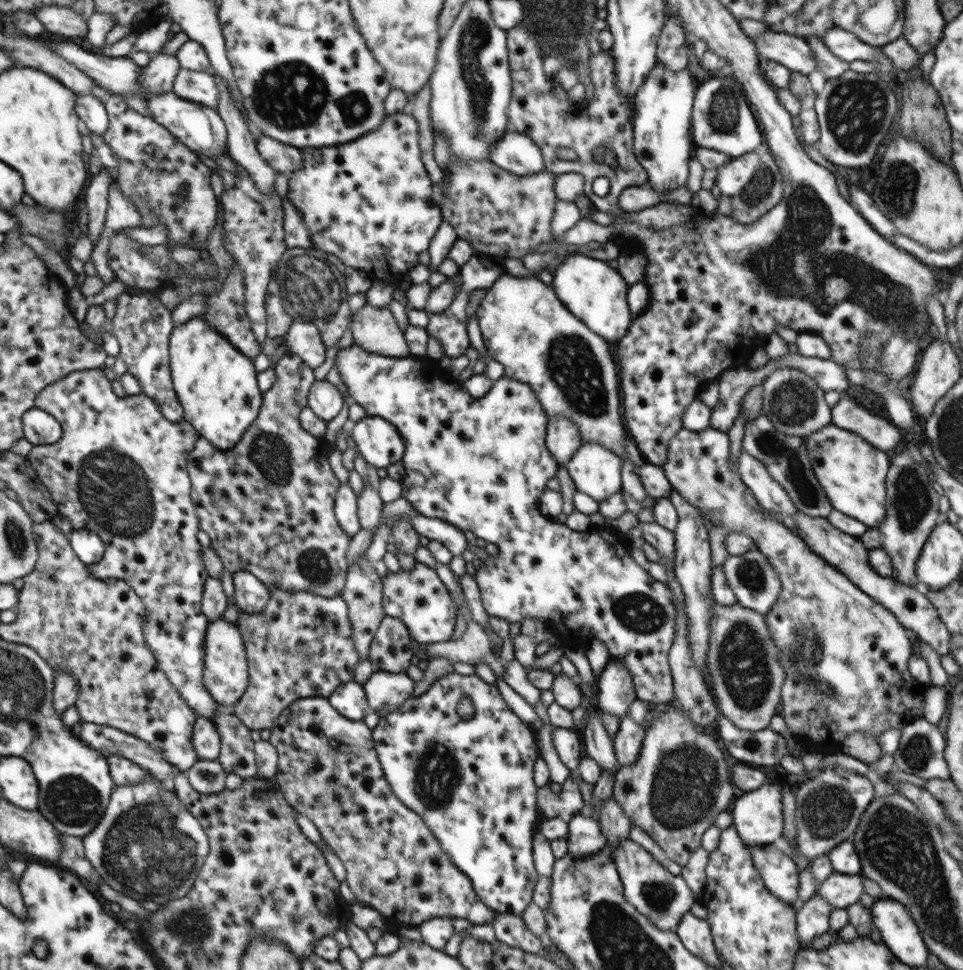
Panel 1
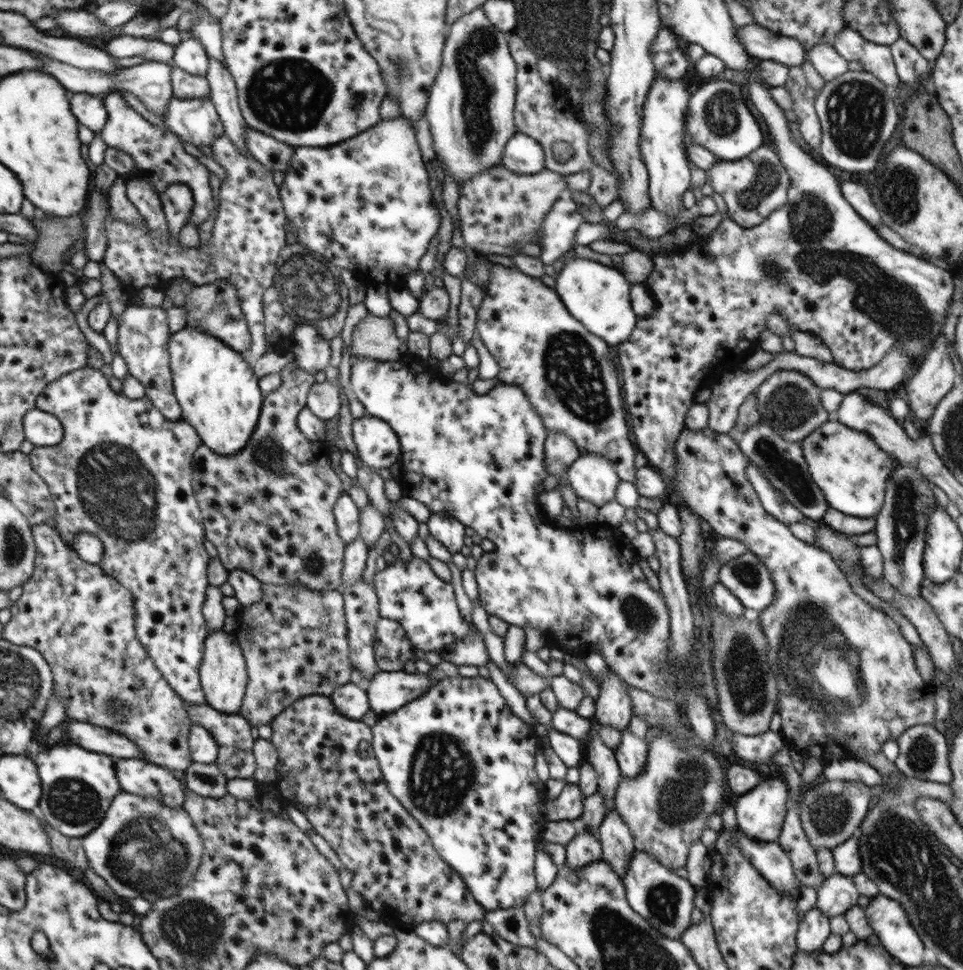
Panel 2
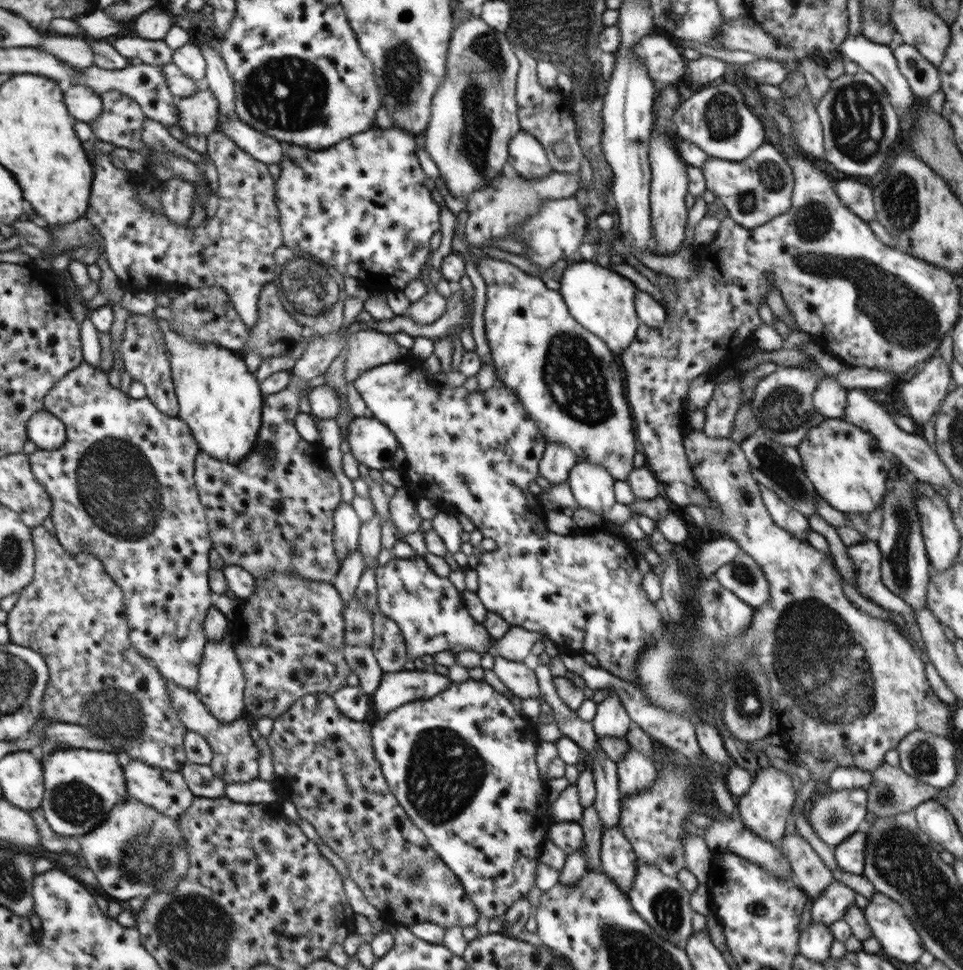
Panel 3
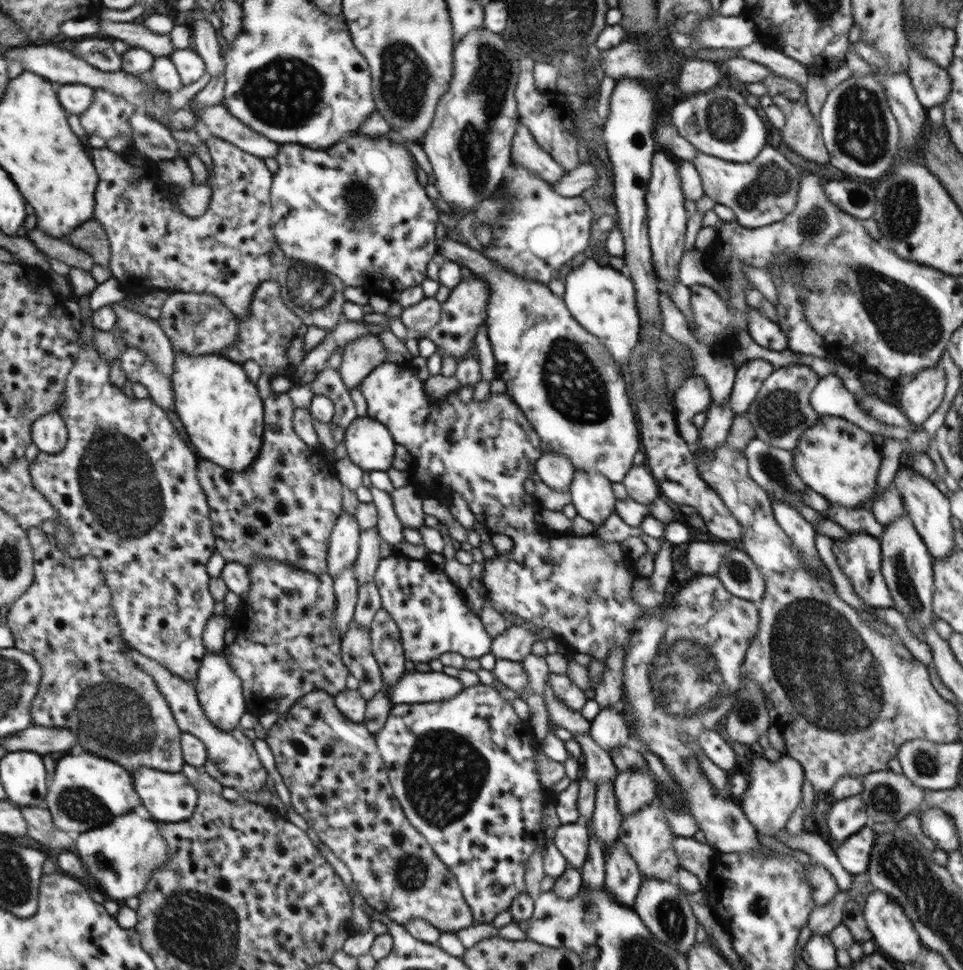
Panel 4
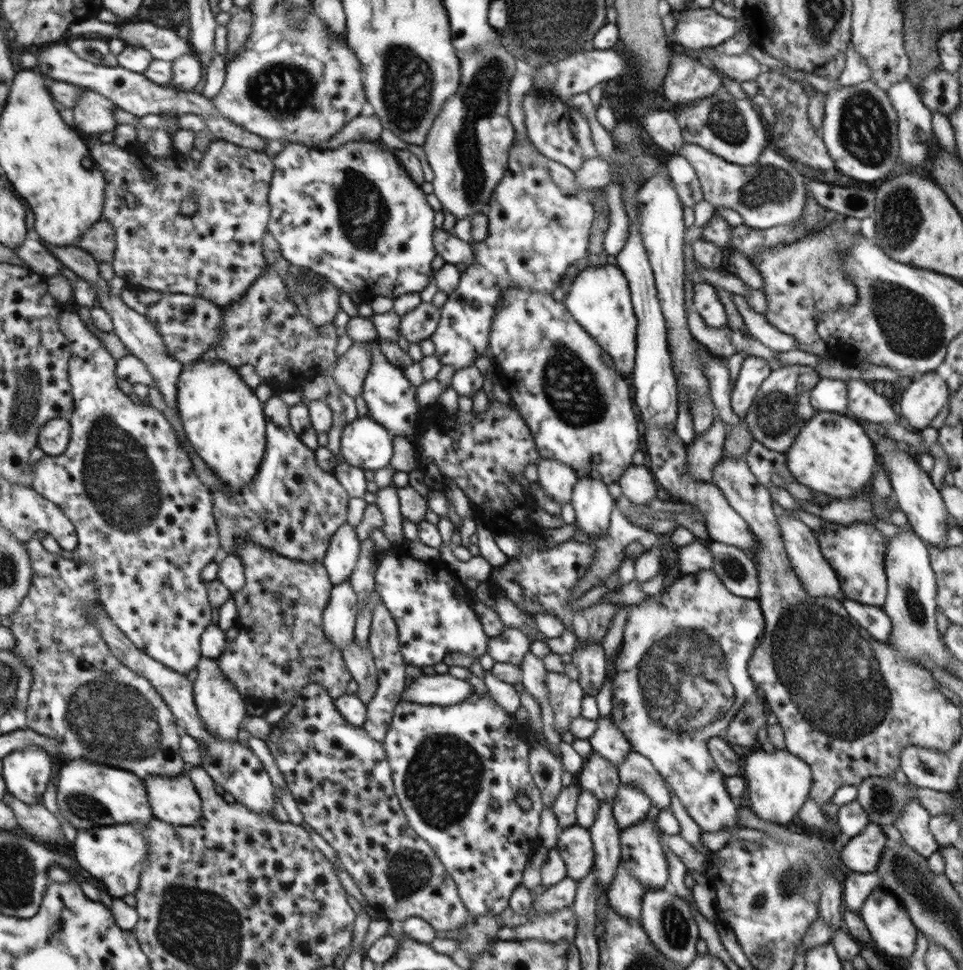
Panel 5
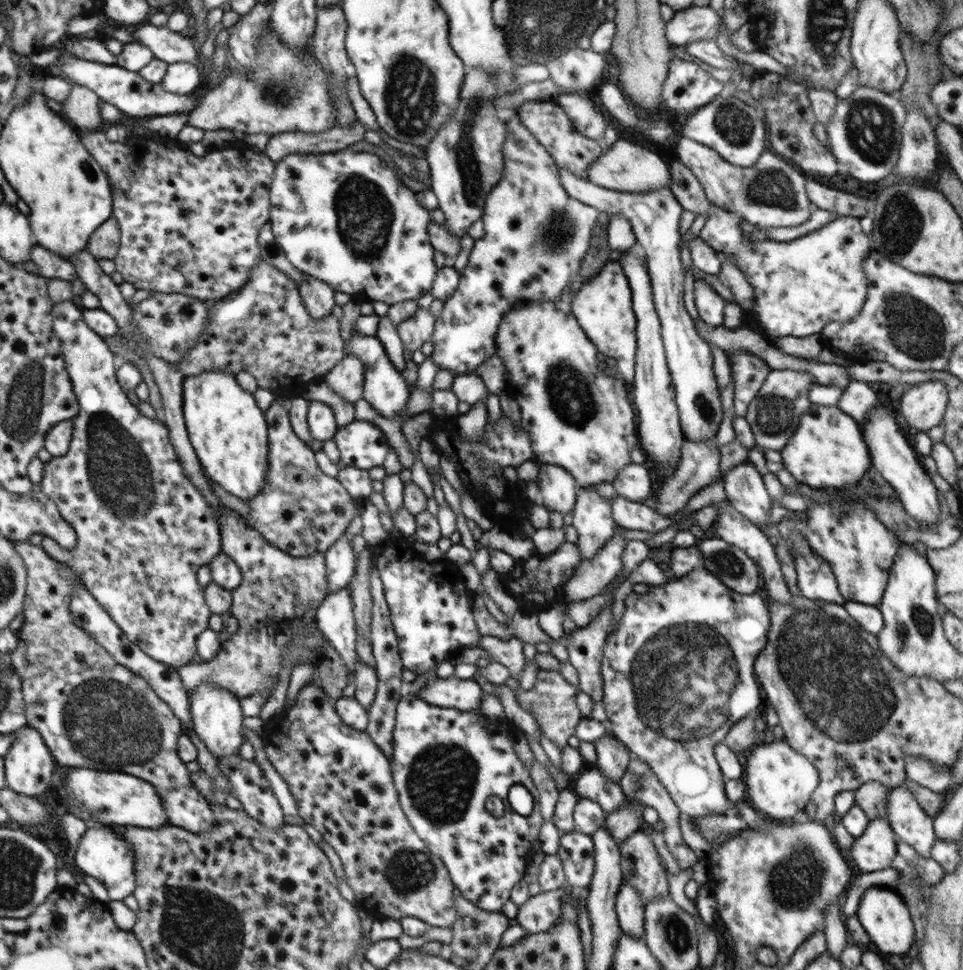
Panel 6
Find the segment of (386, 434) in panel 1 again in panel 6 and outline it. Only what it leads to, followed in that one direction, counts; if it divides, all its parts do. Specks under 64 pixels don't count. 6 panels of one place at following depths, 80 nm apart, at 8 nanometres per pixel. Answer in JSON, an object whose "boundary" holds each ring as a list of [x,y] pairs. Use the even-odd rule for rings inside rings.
{"boundary":[[[354,420],[338,428],[333,440],[340,451],[340,461],[362,470],[383,466],[390,452],[385,434],[365,420]]]}

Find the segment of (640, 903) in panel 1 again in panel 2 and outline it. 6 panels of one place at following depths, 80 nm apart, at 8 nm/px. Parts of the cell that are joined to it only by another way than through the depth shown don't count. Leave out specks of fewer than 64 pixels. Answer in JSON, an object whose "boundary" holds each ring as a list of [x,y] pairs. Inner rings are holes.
{"boundary":[[[637,847],[622,882],[625,884],[625,895],[632,910],[643,916],[660,934],[681,939],[684,931],[690,927],[690,914],[694,908],[696,888],[690,881],[676,875],[673,870]]]}

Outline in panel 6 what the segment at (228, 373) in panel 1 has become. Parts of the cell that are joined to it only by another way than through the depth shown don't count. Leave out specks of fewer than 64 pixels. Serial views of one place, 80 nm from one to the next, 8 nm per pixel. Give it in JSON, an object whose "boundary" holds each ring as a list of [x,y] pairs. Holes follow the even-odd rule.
{"boundary":[[[209,369],[183,382],[184,424],[206,477],[243,501],[264,487],[268,471],[268,423],[254,395],[238,386],[235,375]]]}

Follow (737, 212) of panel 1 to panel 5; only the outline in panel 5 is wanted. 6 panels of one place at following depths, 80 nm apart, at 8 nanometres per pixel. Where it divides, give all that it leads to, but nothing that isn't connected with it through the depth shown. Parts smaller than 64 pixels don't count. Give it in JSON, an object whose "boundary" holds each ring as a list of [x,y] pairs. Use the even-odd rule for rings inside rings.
{"boundary":[[[684,143],[681,155],[692,165],[703,190],[703,198],[714,207],[730,208],[740,214],[744,225],[766,230],[801,220],[805,214],[807,187],[802,174],[780,155],[766,148],[750,166],[740,166],[694,143]]]}

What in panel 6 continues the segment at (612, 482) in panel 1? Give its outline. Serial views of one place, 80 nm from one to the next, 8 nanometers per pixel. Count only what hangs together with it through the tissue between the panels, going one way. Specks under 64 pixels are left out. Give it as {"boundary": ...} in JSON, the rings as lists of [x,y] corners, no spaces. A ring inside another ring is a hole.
{"boundary":[[[595,486],[578,488],[572,514],[572,525],[578,533],[579,553],[583,560],[594,558],[595,554],[614,535],[614,518],[612,506],[599,496]]]}

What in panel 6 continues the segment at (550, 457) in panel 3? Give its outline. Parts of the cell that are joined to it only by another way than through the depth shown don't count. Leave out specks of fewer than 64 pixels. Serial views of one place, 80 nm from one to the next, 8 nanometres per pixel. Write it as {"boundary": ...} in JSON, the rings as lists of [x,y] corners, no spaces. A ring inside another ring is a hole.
{"boundary":[[[540,464],[536,484],[540,495],[537,509],[545,507],[549,512],[560,512],[563,516],[572,513],[578,485],[565,468],[552,464]]]}

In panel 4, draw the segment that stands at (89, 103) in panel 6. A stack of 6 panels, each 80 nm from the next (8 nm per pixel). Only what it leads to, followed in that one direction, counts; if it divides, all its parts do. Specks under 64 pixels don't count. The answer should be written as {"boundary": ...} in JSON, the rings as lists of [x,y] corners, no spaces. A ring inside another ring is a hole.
{"boundary":[[[95,89],[93,96],[90,108],[79,116],[82,128],[89,135],[96,134],[106,141],[126,135],[129,144],[133,145],[132,127],[129,121],[137,111],[134,103],[122,98],[121,94],[113,94],[110,90]]]}

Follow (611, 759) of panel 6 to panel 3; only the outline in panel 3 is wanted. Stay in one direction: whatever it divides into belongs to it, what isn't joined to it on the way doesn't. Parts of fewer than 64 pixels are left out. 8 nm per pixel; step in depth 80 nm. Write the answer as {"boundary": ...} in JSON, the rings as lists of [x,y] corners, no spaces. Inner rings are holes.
{"boundary":[[[613,692],[597,704],[597,711],[591,721],[597,737],[618,737],[624,739],[633,723],[618,694]]]}

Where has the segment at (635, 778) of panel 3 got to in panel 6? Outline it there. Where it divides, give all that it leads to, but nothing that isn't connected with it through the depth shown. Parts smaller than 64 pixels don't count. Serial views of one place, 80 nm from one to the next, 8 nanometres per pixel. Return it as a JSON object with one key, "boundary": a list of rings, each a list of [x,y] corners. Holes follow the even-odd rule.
{"boundary":[[[627,798],[625,806],[607,815],[605,820],[607,833],[619,847],[623,840],[639,830],[642,811],[645,807],[645,804],[642,804],[639,800]]]}

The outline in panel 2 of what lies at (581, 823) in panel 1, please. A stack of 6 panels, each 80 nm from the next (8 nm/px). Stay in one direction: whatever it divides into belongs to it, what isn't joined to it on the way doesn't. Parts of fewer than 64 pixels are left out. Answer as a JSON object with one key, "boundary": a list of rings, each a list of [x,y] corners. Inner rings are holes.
{"boundary":[[[577,824],[577,835],[566,846],[565,864],[570,868],[582,868],[591,862],[601,859],[602,847],[600,841],[594,836],[589,828]]]}

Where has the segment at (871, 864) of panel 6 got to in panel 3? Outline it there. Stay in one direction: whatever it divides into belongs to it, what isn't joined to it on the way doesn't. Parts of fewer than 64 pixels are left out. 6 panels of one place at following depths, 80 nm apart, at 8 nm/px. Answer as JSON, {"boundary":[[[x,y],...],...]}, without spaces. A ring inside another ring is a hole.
{"boundary":[[[864,828],[856,831],[844,842],[832,848],[837,866],[843,872],[863,874],[865,865],[866,837]]]}

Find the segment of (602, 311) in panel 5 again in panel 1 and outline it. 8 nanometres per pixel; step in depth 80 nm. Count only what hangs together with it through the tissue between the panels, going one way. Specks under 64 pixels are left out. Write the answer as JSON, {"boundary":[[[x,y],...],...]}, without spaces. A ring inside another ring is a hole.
{"boundary":[[[581,253],[569,254],[555,268],[552,274],[554,292],[576,318],[608,342],[616,343],[626,336],[634,316],[627,301],[629,284],[617,269]]]}

